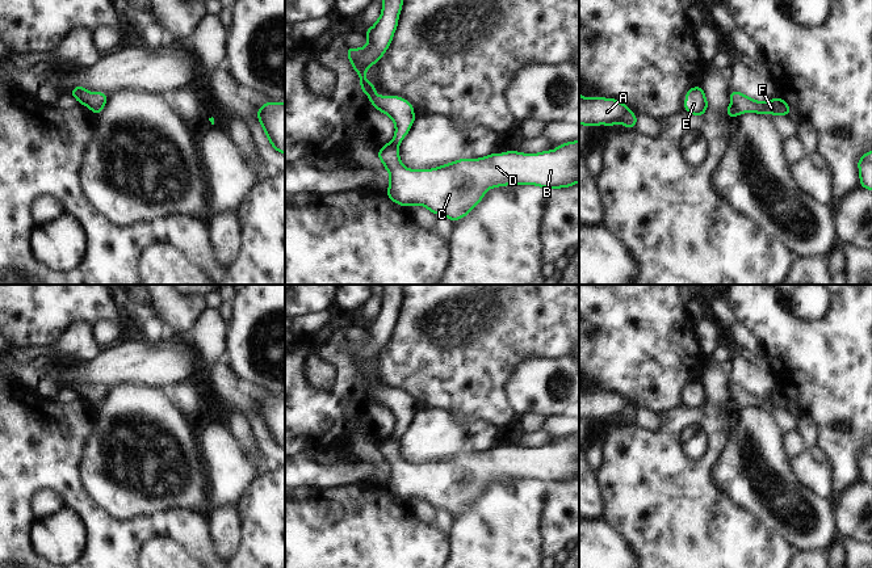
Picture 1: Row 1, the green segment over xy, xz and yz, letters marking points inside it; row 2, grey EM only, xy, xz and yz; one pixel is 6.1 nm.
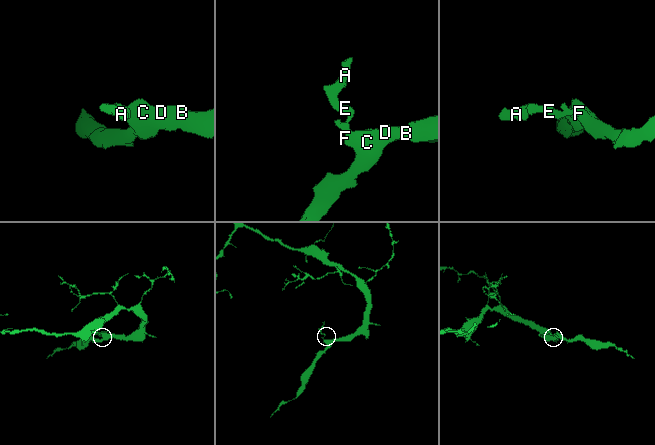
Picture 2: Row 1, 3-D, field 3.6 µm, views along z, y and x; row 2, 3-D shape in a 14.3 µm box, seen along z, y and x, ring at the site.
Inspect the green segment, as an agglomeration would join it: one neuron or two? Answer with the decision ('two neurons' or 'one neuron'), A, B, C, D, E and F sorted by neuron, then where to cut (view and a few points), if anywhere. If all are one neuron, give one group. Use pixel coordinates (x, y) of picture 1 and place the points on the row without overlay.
two neurons; A E / B C D F; cut in yz along (732, 398), (740, 407)

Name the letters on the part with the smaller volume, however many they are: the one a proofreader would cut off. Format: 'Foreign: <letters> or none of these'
Foreign: A, E

